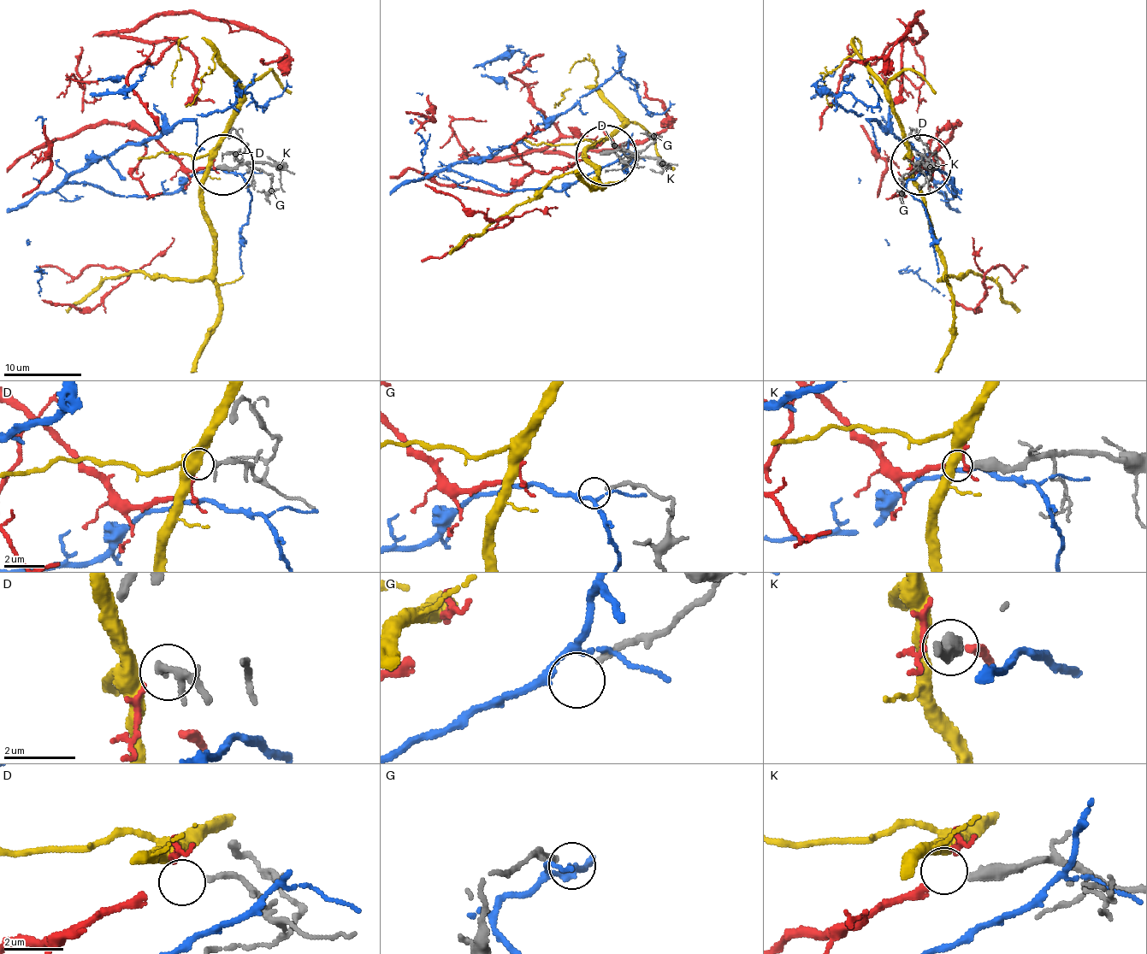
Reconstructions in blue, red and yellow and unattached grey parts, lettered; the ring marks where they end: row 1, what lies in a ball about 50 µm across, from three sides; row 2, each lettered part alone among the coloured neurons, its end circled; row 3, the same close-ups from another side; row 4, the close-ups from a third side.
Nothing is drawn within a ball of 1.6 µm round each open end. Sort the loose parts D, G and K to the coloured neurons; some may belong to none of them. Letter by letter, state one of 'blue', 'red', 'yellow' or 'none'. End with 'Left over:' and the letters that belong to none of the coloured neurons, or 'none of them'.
D: none
G: blue
K: red
Left over: D

